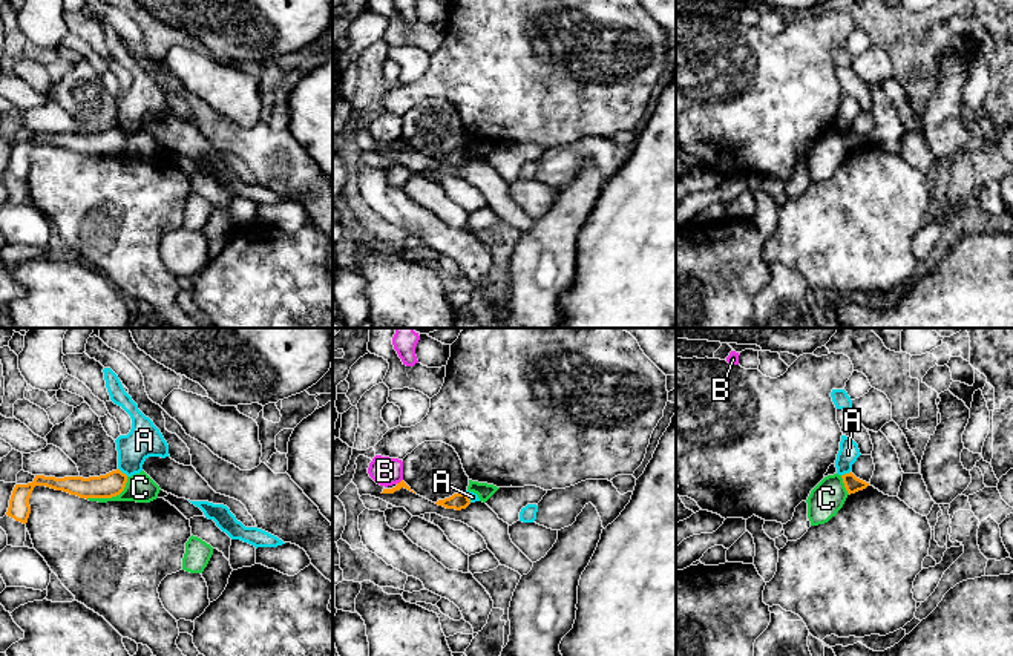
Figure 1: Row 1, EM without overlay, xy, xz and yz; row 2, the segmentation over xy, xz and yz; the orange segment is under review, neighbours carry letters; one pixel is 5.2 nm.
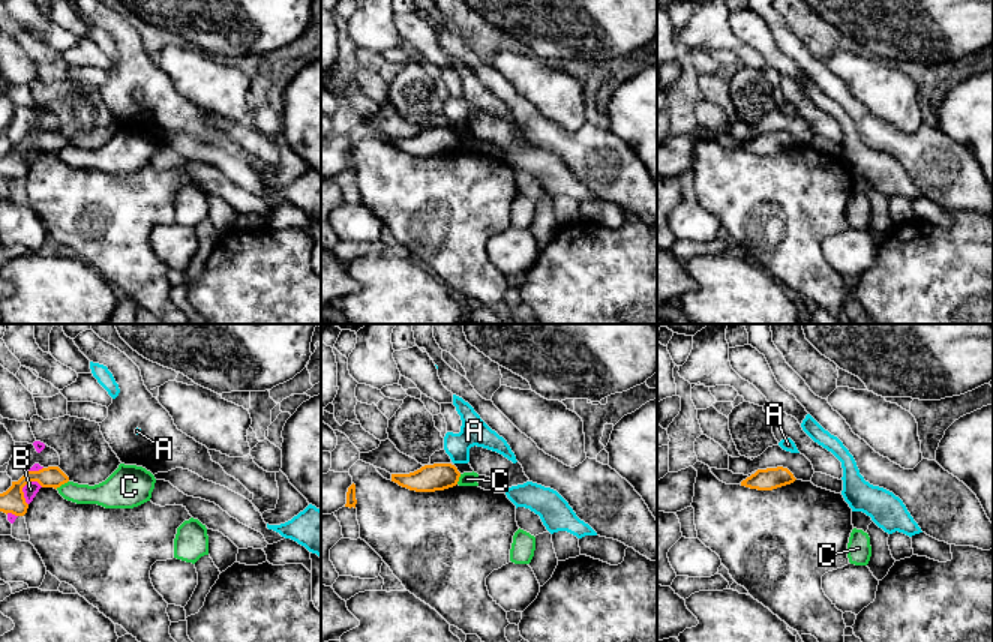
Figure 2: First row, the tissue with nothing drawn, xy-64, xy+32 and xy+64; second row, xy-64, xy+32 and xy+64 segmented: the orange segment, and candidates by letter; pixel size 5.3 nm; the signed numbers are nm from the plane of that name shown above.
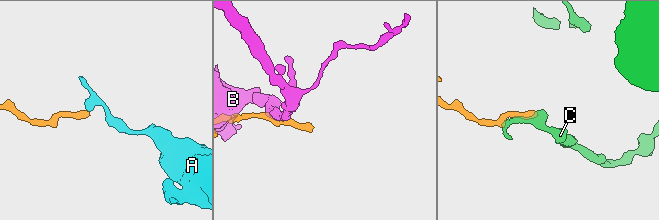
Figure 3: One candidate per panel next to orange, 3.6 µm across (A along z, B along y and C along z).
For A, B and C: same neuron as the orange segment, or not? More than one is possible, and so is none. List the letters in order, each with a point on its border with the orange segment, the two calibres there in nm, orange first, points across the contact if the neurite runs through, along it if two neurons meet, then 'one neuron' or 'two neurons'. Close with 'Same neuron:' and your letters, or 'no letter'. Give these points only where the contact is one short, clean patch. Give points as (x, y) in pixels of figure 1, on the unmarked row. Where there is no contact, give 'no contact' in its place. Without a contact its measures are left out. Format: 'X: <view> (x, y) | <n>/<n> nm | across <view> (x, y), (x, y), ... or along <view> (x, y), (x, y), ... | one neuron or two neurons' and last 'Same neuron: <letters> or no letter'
A: xy (121, 129) | 130/180 nm | along xy (118, 124), (127, 132) | two neurons
B: xz (400, 138) | 40/150 nm | two neurons
C: xy (111, 154) | 130/150 nm | along xy (127, 134), (126, 143), (118, 150), (86, 155) | two neurons
Same neuron: no letter

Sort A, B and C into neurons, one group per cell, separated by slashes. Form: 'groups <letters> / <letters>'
groups A / B / C

